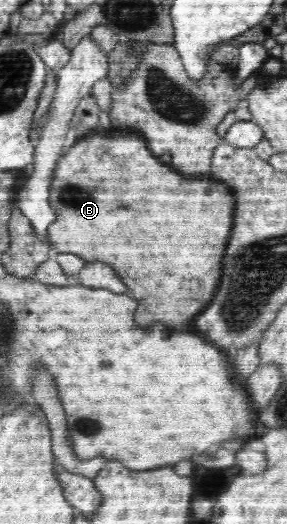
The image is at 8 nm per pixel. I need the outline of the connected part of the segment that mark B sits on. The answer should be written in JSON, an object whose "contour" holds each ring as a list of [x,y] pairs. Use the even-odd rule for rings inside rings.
{"contour":[[[104,132],[88,135],[88,138],[80,139],[78,144],[73,144],[68,154],[56,163],[49,196],[56,220],[47,228],[46,239],[51,245],[52,253],[70,252],[77,254],[87,263],[110,264],[124,280],[124,284],[130,284],[128,288],[140,302],[138,310],[146,308],[146,312],[150,312],[152,304],[154,314],[136,316],[136,324],[148,328],[148,324],[154,324],[160,314],[162,322],[166,322],[168,326],[174,316],[176,330],[182,330],[190,320],[194,320],[194,316],[200,314],[200,310],[208,306],[210,298],[218,288],[222,274],[222,256],[232,230],[234,194],[228,192],[228,184],[224,186],[210,178],[188,180],[180,176],[178,172],[158,162],[152,152],[148,152],[146,142],[147,140],[140,136]]]}

